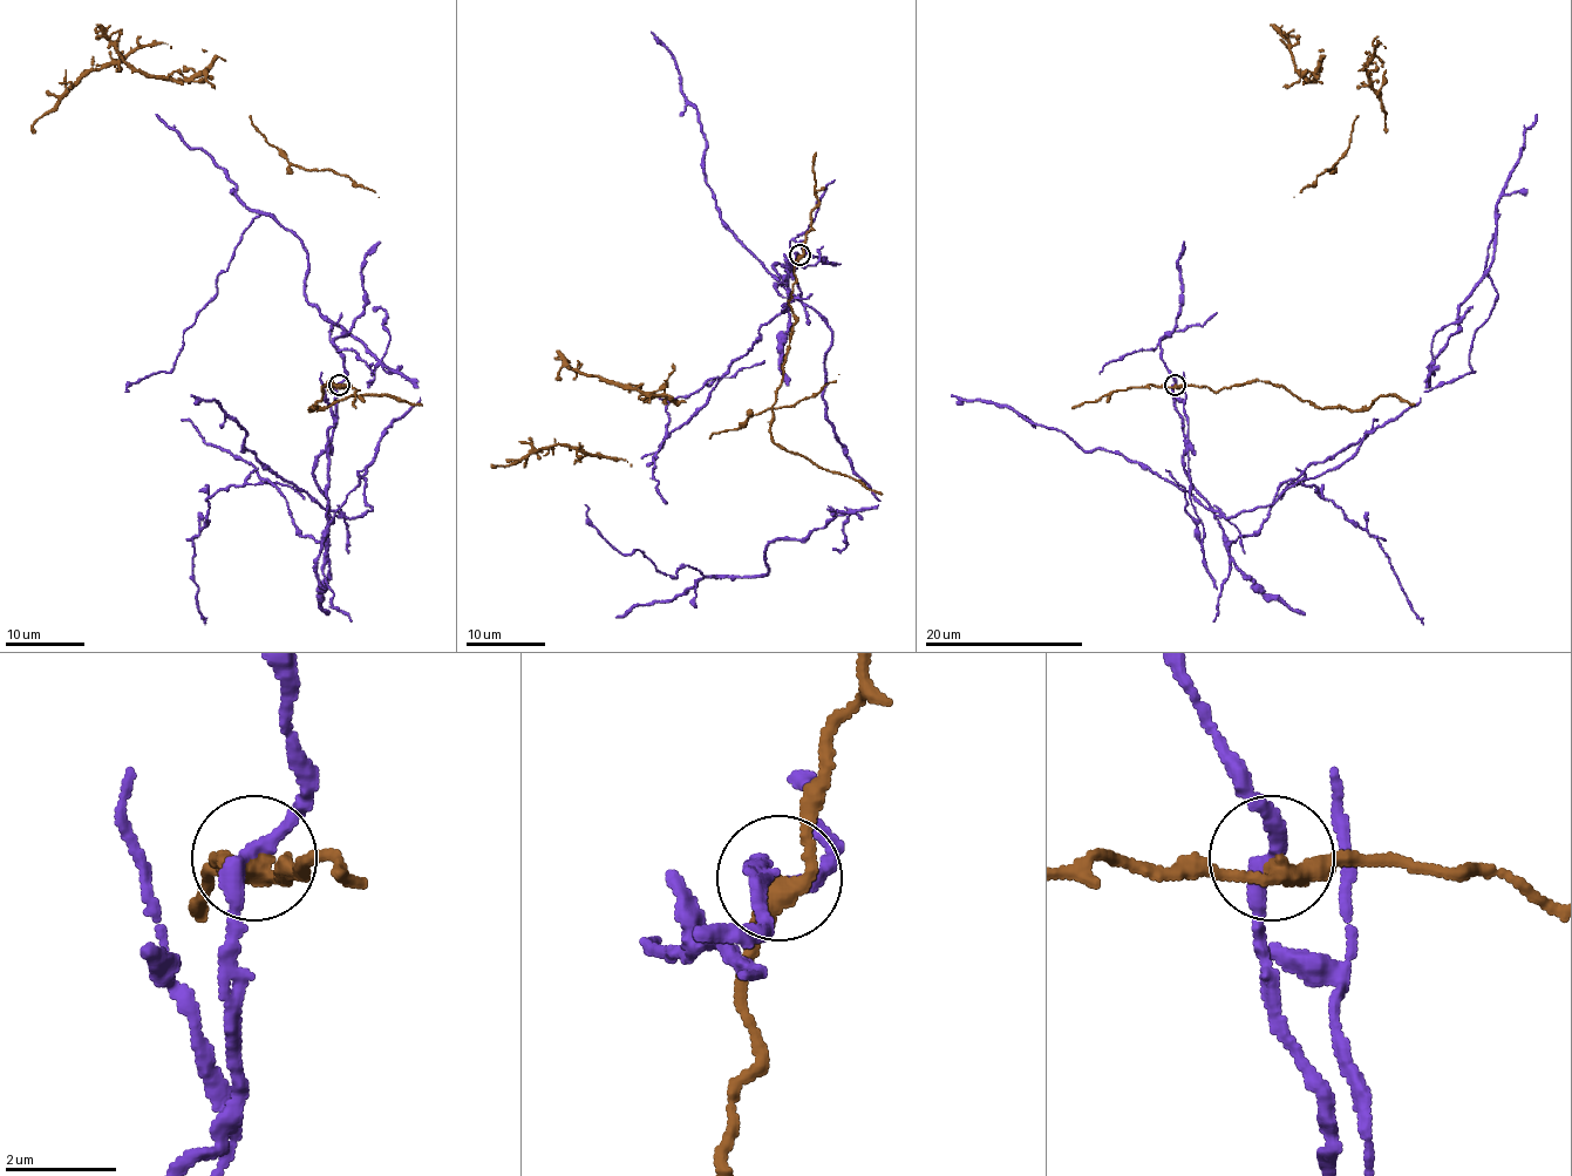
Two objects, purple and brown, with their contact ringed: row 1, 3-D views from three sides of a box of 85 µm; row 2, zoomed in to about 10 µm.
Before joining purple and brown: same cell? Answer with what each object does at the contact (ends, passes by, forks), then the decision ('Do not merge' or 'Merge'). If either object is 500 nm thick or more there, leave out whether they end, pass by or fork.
At the ring purple passes by. At the ring brown passes by. Do not merge

